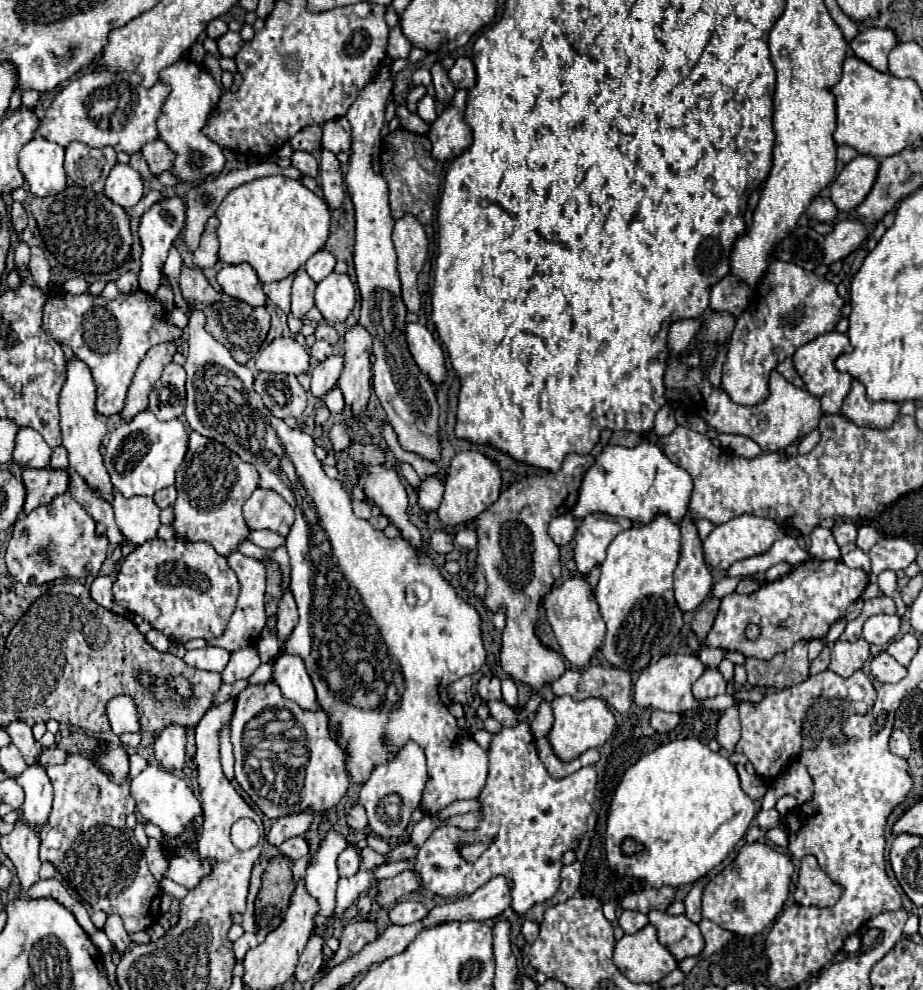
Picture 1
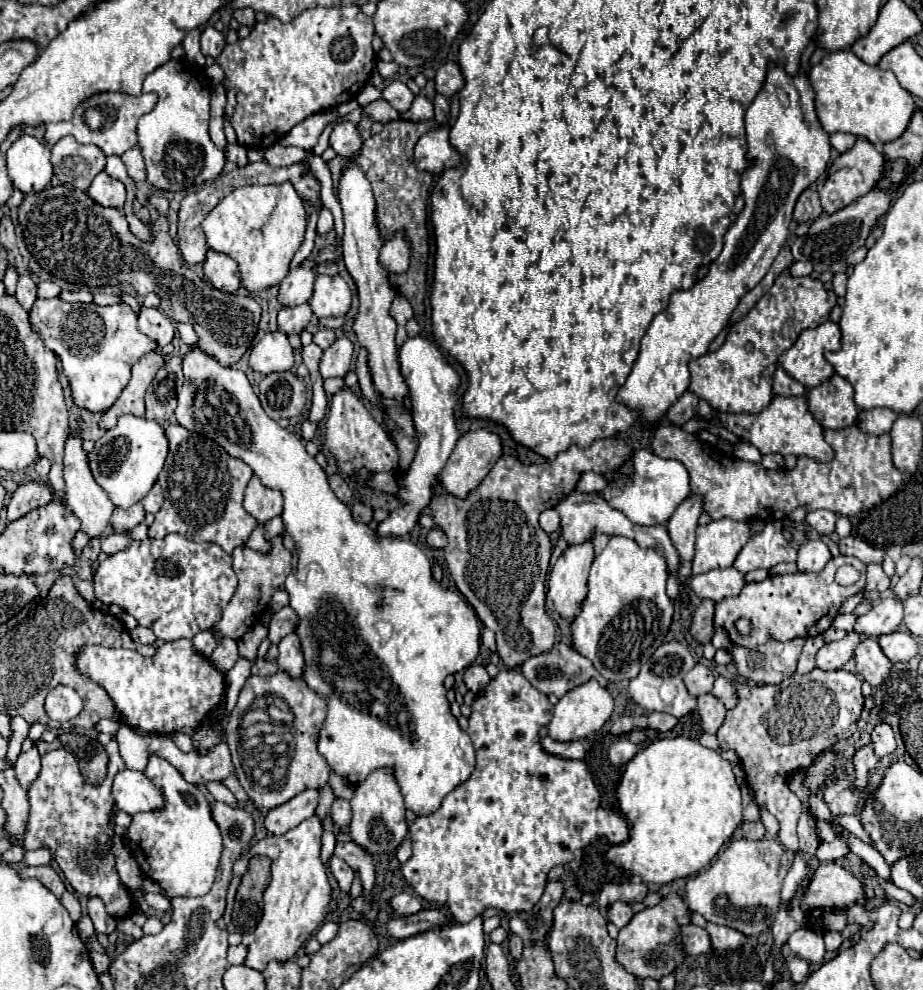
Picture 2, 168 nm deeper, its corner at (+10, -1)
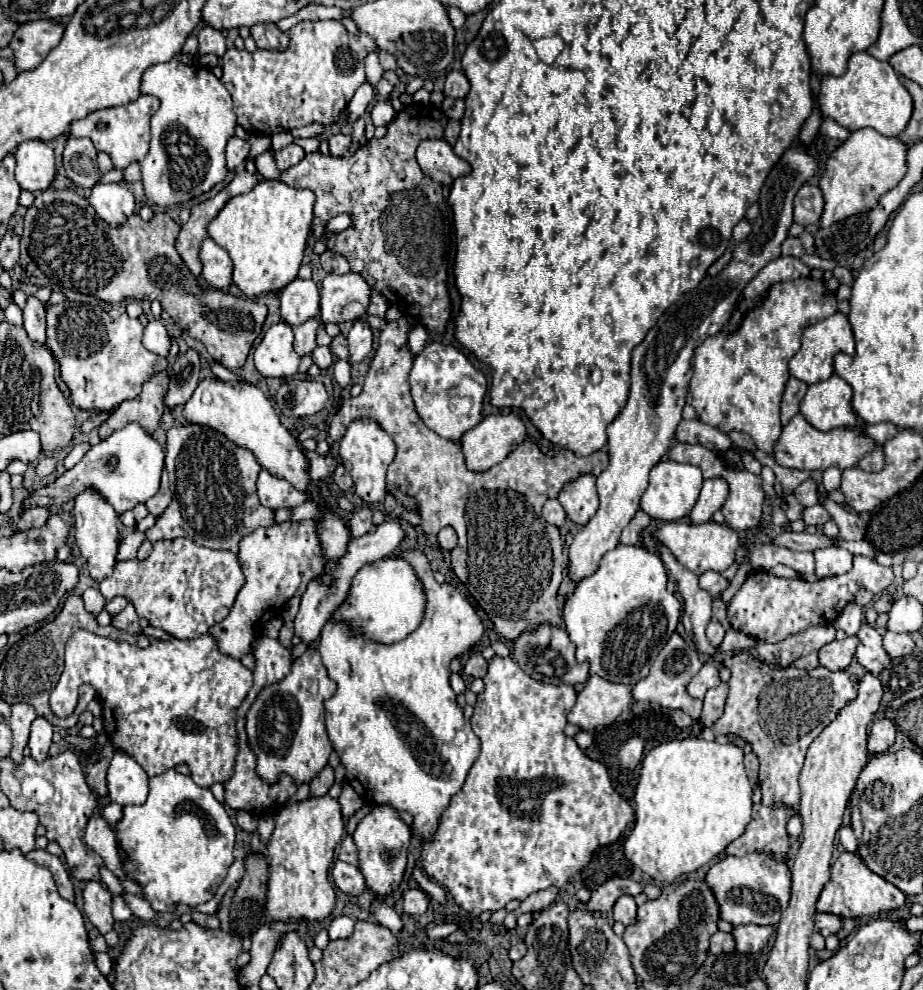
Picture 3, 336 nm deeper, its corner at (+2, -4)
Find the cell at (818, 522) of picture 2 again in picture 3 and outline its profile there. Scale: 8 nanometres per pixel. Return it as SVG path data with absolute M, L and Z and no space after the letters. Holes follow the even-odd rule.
M814 505L814 507L806 507L802 511L802 521L806 525L824 525L830 519L828 511L822 505Z

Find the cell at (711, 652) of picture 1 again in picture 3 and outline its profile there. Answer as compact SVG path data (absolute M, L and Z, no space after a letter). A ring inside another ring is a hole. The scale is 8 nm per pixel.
M714 597L714 603L712 603L712 621L728 623L728 619L726 619L726 603L722 601L722 597Z

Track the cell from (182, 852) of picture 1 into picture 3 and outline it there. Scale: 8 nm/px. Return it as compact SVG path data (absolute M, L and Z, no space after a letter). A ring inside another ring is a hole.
M168 769L162 775L150 777L150 793L142 805L126 805L122 809L122 819L110 825L118 843L118 855L122 859L124 873L142 887L144 899L152 905L156 913L166 913L176 905L196 907L214 897L216 889L224 881L228 867L234 861L234 835L236 829L220 801L210 793L210 789L198 787L188 775Z

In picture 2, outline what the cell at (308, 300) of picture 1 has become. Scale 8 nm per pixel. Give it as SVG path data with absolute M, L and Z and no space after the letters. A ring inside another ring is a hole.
M298 304L298 306L284 306L278 312L278 326L286 334L300 334L304 326L310 322L312 310L308 304Z

